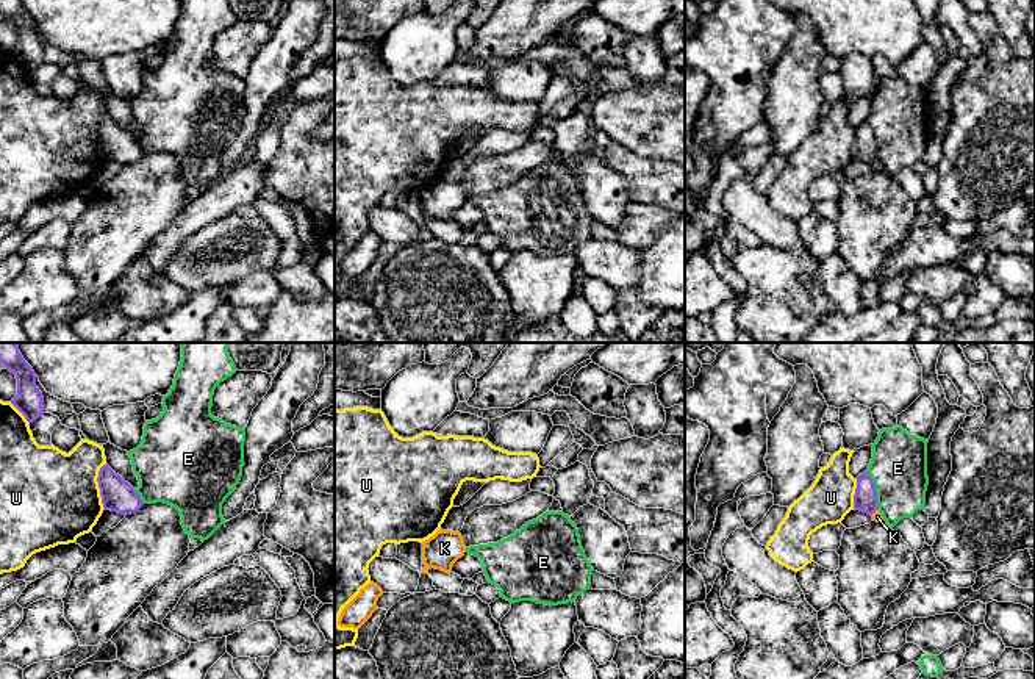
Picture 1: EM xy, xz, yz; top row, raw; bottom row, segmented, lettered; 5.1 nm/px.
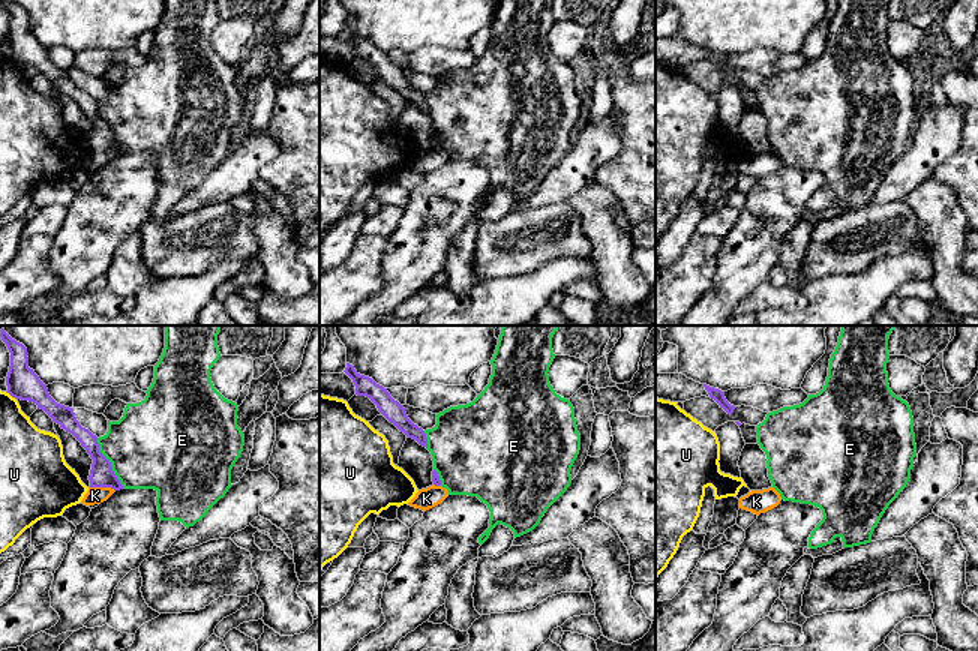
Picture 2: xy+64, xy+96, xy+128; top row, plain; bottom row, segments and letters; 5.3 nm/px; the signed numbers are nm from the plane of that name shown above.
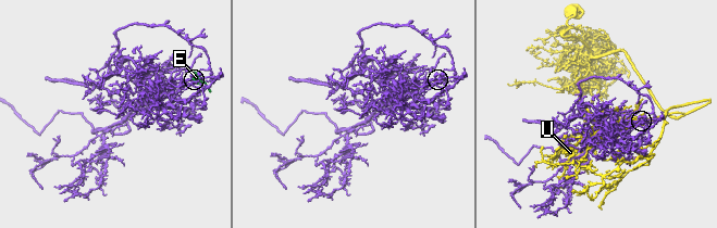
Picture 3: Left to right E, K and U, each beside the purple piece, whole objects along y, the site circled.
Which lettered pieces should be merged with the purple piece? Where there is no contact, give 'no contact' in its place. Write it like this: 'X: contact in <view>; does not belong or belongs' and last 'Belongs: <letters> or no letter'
E: contact in yz; does not belong
K: contact in yz; does not belong
U: contact in xy; does not belong
Belongs: no letter

